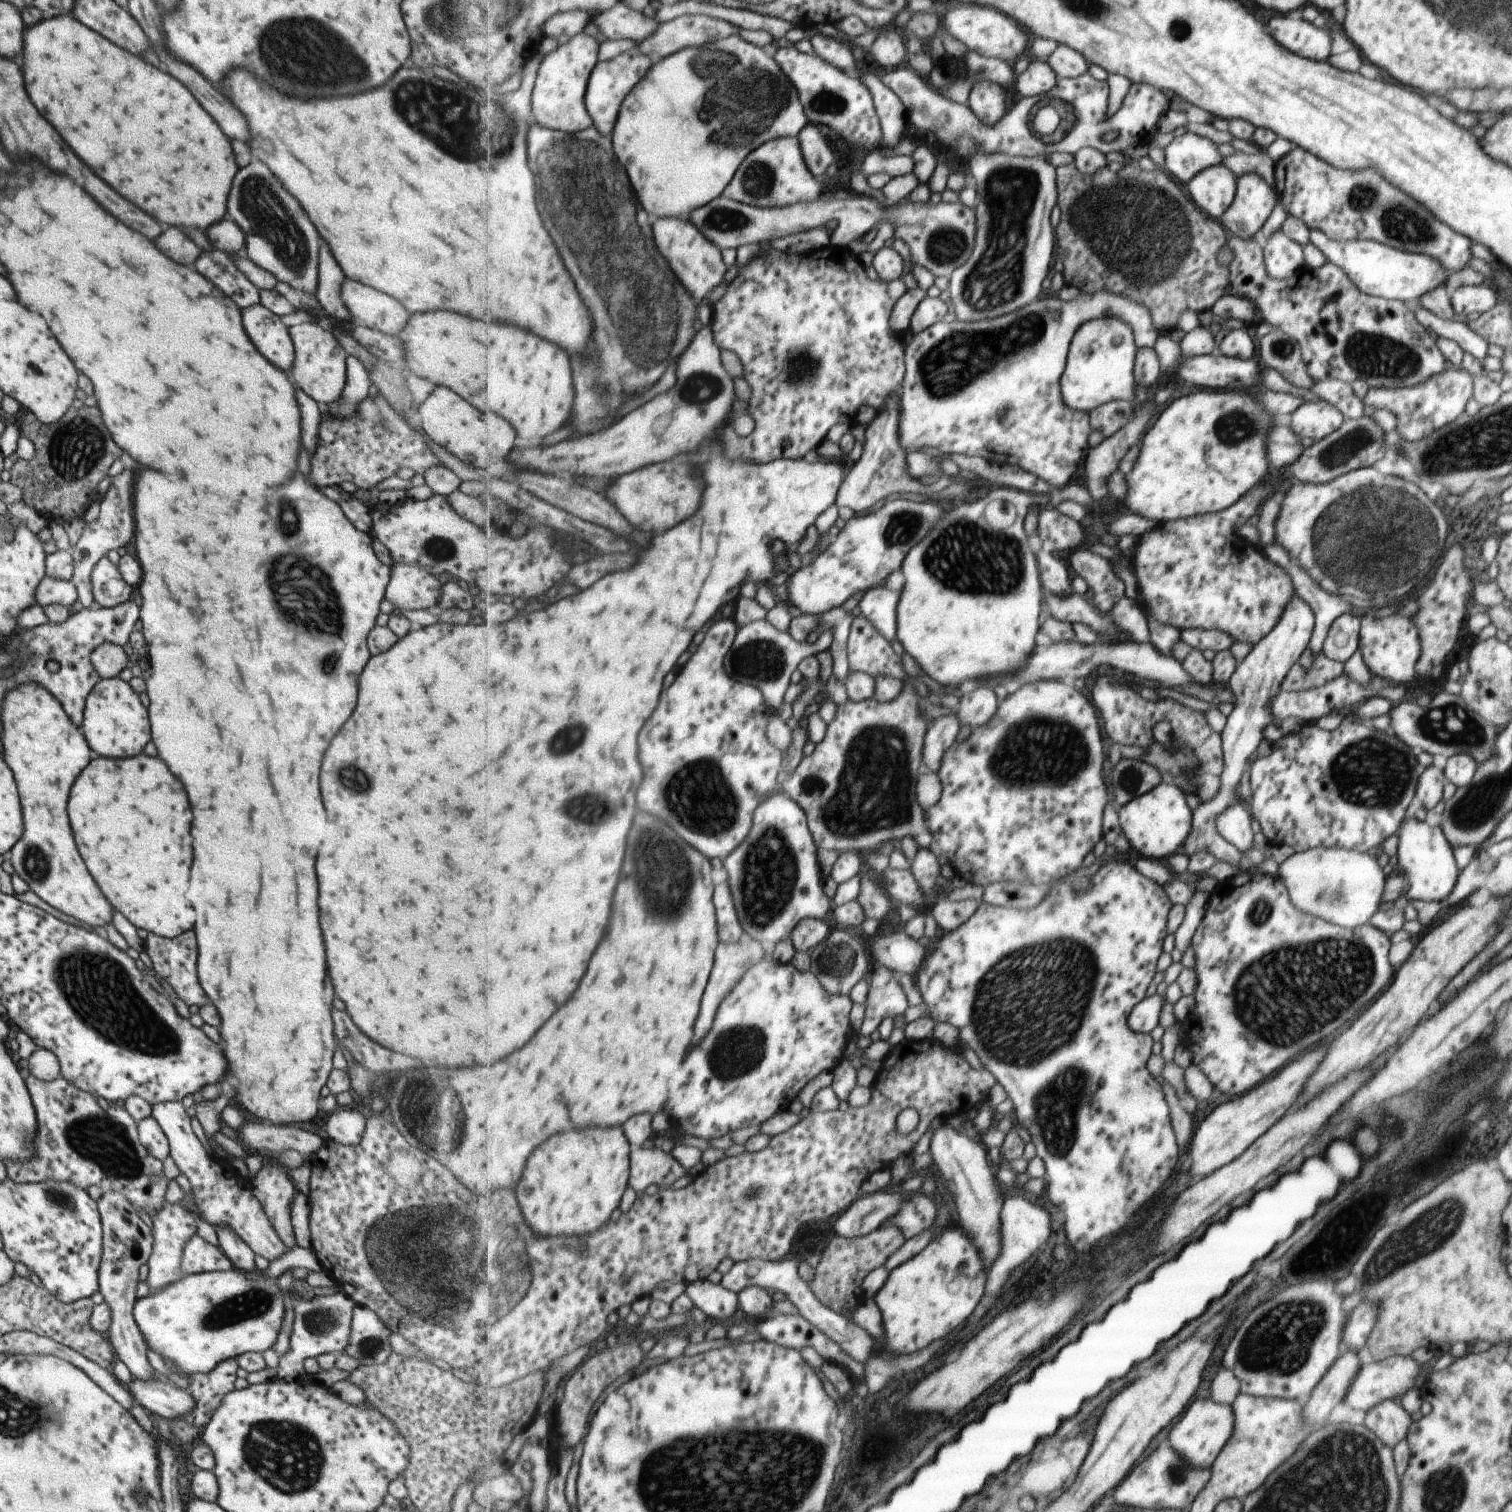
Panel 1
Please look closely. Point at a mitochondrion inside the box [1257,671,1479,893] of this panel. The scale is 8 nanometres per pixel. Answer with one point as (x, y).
(1353, 769)

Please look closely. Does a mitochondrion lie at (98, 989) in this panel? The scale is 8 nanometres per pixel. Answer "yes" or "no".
yes

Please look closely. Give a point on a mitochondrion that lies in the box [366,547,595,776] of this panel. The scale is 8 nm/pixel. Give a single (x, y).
(547, 749)

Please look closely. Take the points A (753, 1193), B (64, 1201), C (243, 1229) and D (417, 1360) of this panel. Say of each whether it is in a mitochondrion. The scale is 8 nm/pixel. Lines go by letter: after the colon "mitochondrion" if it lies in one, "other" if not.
A: mitochondrion
B: mitochondrion
C: other
D: other

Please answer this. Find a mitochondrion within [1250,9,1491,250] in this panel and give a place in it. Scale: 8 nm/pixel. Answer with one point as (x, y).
(1397, 222)

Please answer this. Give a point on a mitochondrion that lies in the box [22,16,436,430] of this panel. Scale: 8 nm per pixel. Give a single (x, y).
(302, 54)

